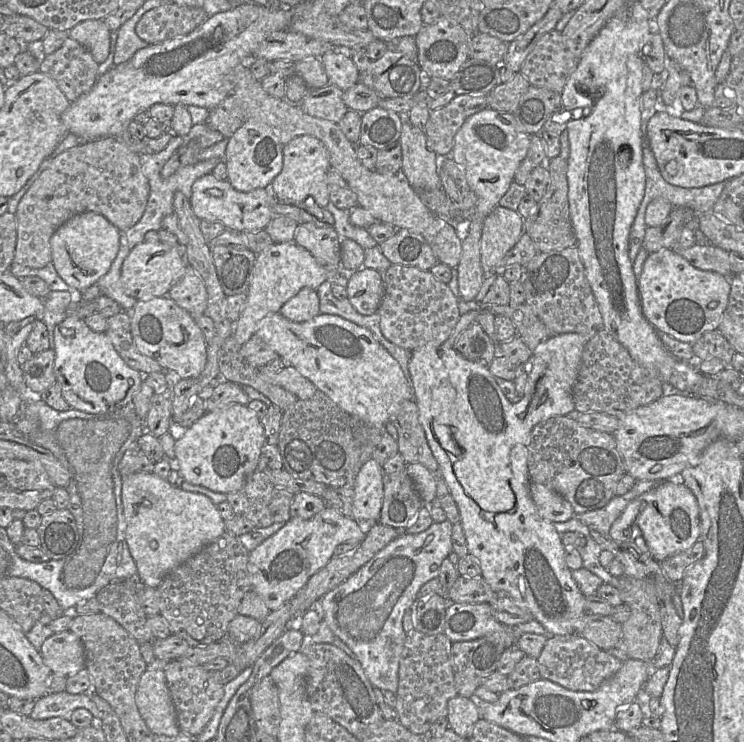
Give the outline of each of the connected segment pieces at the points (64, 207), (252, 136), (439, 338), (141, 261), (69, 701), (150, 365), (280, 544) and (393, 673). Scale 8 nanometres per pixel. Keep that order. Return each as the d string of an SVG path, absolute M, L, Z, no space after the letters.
M100 138L64 151L52 159L18 204L13 262L30 268L43 268L51 263L51 237L62 224L79 213L101 214L121 232L125 232L141 219L149 192L140 154L130 150L121 140Z
M245 121L228 138L223 160L227 166L229 183L240 192L269 187L283 167L283 144L273 129L260 122Z
M392 264L383 274L384 295L377 313L380 315L380 328L384 336L394 344L413 351L424 345L442 345L454 331L459 318L459 298L450 290L448 284L437 280L428 270L413 266Z
M143 241L134 246L121 267L121 283L125 292L137 300L167 295L184 275L185 259L172 246L158 242Z
M63 691L57 694L45 694L35 700L30 717L36 720L53 717L69 720L72 712L78 708L89 710L100 725L100 711L88 693L70 694Z
M126 311L107 318L105 334L123 361L142 374L162 372L164 368L153 358L141 354L133 342L130 315Z
M328 505L310 519L291 517L281 529L250 552L248 571L251 589L263 598L270 611L277 610L284 603L291 601L307 584L309 579L327 565L334 556L335 549L339 544L350 539L361 542L365 534L366 532L361 529L354 518L344 516Z
M447 519L440 523L433 522L427 530L417 534L402 532L318 601L322 621L353 651L373 687L392 693L397 691L399 663L407 636L403 628L403 616L414 605L420 588L429 580L439 577L439 567L453 551L452 528L453 524Z

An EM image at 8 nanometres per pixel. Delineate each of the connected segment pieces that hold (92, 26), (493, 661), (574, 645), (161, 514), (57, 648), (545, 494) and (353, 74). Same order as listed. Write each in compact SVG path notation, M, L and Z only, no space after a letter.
M86 20L68 31L68 37L79 42L101 64L110 54L111 31L104 20Z
M499 633L453 642L451 656L457 696L470 698L482 679L497 669L505 649Z
M577 634L548 636L537 658L540 676L571 691L595 691L622 666L622 662L607 651Z
M138 472L122 477L121 498L125 520L125 539L133 557L138 578L145 586L157 587L165 575L225 532L225 521L210 498L171 485L153 472Z
M70 630L48 637L41 646L40 654L51 675L69 677L85 668L83 645Z
M536 482L530 483L529 490L542 518L552 523L561 523L574 517L572 505L559 493Z
M338 48L325 53L320 60L330 85L346 91L359 82L355 64L349 56L338 52Z

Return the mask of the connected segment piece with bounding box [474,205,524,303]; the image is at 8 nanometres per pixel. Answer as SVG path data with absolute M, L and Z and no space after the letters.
M498 205L486 217L480 242L481 264L485 273L485 278L474 301L481 303L484 299L496 277L501 274L499 264L504 259L507 252L518 242L523 232L524 218L515 210Z

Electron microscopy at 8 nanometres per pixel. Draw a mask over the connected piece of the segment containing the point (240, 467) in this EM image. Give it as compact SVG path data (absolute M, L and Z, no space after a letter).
M235 403L206 412L175 441L174 451L179 463L179 472L185 481L227 494L240 490L247 478L256 471L264 444L265 433L261 419L247 405Z

